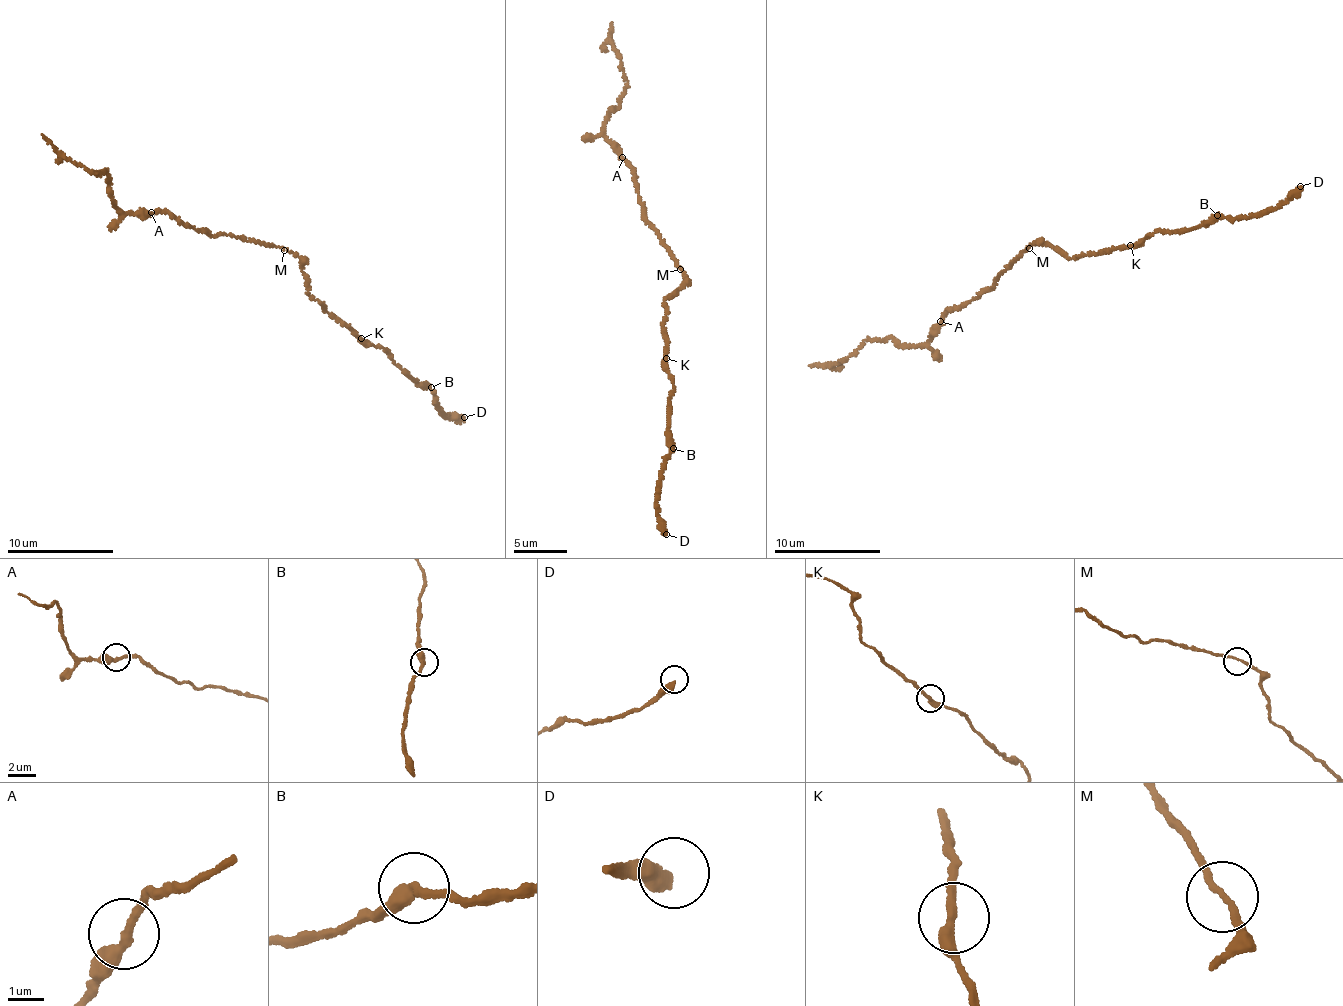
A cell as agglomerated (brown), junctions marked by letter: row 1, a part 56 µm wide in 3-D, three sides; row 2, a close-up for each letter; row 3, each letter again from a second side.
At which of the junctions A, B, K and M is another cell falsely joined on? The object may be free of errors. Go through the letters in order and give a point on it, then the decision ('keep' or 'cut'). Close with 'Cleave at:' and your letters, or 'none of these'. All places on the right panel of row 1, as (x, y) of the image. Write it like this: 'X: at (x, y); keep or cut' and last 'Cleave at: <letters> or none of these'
A: at (940, 321); keep
B: at (1217, 215); keep
K: at (1130, 245); keep
M: at (1029, 248); keep
Cleave at: none of these

